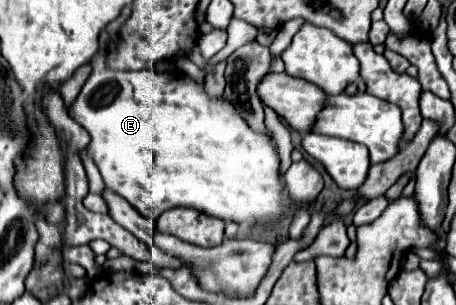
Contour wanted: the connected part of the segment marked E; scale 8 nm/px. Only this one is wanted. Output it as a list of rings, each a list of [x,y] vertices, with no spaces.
[[[98,52],[92,60],[92,74],[84,82],[74,104],[68,108],[68,116],[88,132],[90,144],[86,150],[98,166],[106,188],[116,192],[150,220],[156,220],[164,210],[190,206],[222,220],[270,224],[276,222],[292,204],[278,174],[280,160],[272,138],[250,132],[248,124],[244,124],[232,104],[222,98],[208,98],[204,86],[188,76],[174,76],[168,72],[158,74],[152,70],[110,70],[106,68],[104,54]]]

